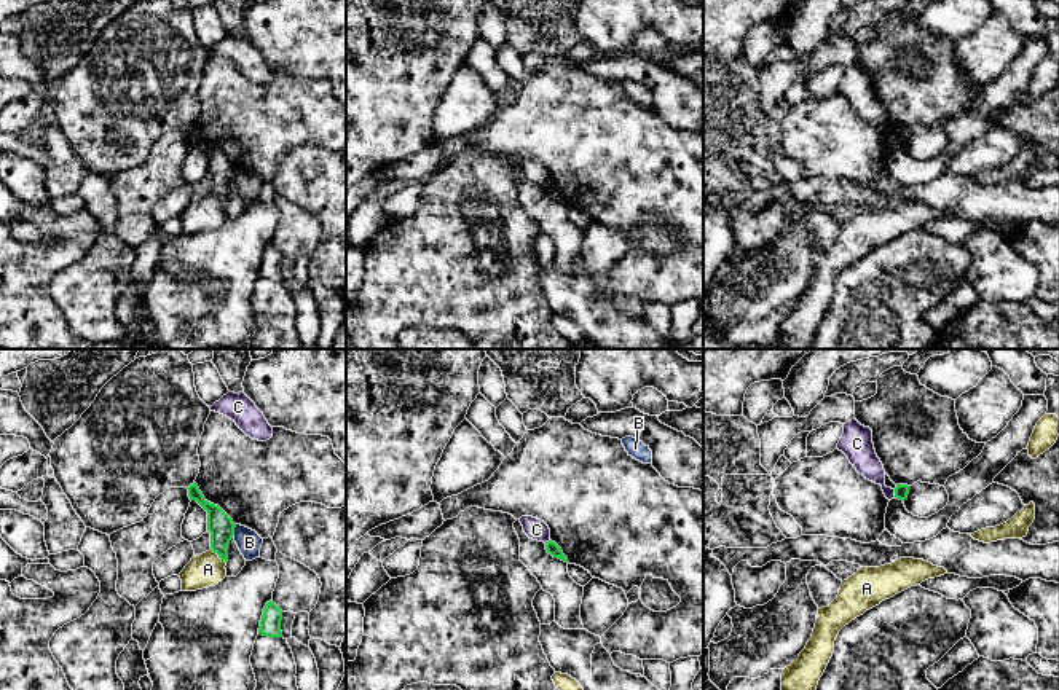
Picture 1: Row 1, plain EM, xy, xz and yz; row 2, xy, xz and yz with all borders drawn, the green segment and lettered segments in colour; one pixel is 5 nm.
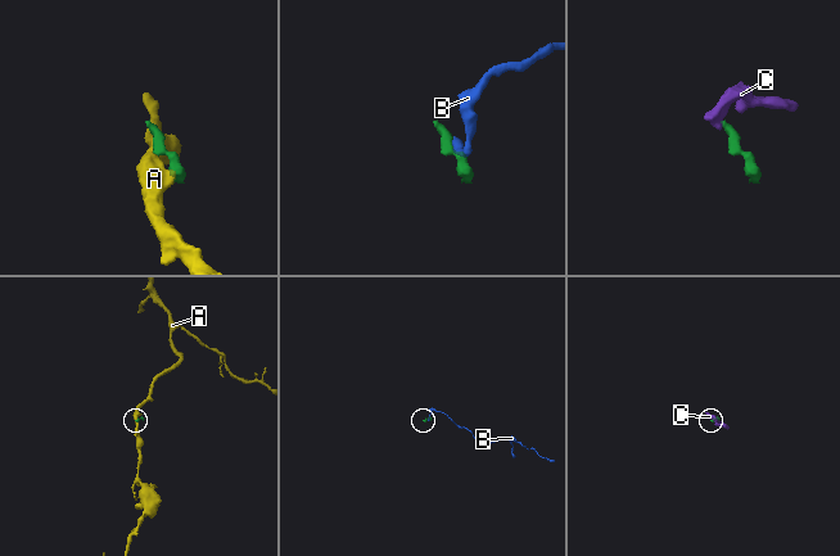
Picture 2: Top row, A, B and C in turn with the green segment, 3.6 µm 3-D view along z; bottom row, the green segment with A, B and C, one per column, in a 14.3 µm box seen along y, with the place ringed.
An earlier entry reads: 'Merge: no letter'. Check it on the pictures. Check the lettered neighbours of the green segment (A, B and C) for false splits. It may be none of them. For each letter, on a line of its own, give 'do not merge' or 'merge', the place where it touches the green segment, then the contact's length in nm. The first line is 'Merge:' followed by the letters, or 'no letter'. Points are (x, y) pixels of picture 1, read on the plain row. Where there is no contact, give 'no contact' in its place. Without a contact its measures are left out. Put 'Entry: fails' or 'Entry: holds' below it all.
Merge: no letter
A: do not merge; meets green in xy at (219, 199); contact 110 nm long
B: do not merge; meets green in xy at (233, 174); contact 70 nm long
C: do not merge; meets green in yz at (895, 136); contact 40 nm long
Entry: holds

